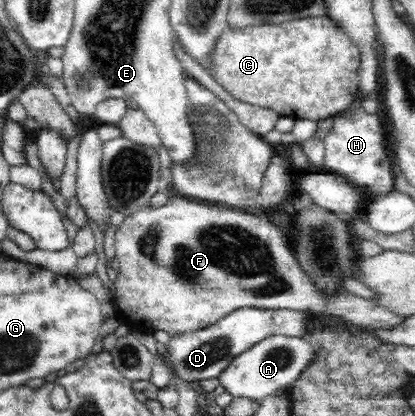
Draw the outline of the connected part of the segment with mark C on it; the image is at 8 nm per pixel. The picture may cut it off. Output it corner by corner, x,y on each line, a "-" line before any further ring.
319,16
243,29
232,29
226,24
213,48
209,72
234,99
272,109
280,117
308,118
318,122
335,117
357,99
359,68
360,50
330,17

